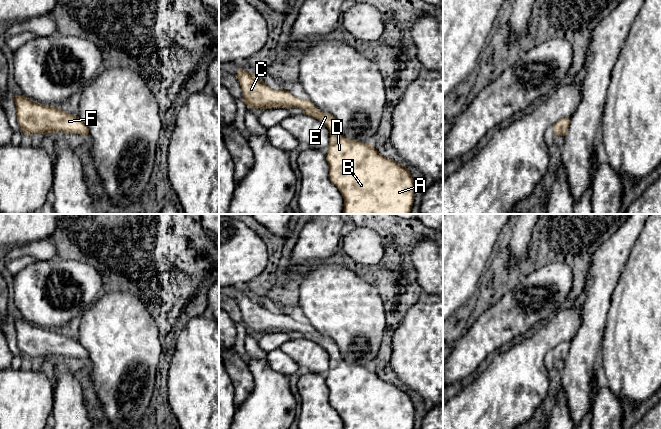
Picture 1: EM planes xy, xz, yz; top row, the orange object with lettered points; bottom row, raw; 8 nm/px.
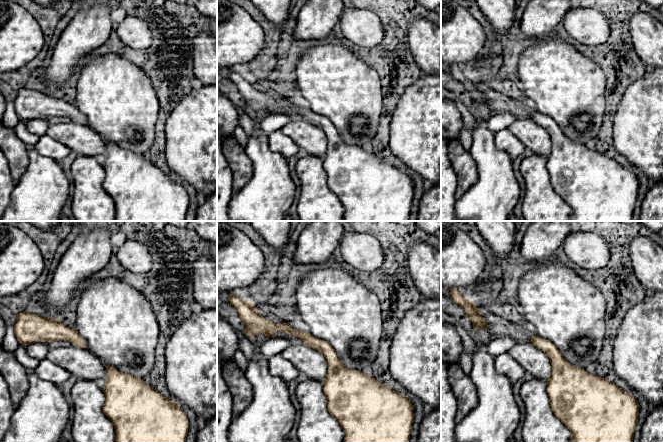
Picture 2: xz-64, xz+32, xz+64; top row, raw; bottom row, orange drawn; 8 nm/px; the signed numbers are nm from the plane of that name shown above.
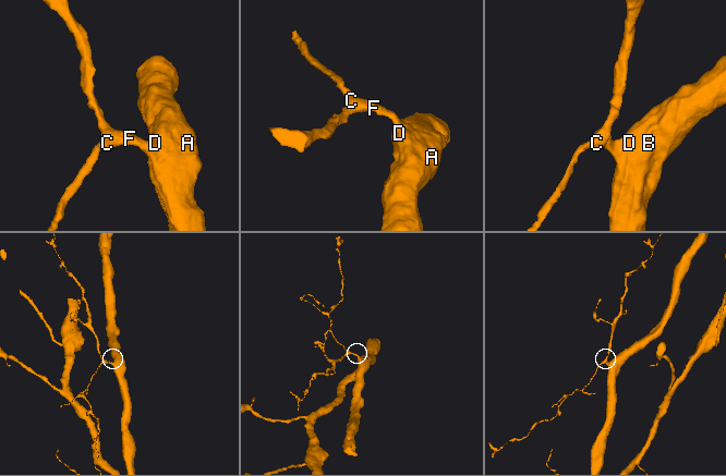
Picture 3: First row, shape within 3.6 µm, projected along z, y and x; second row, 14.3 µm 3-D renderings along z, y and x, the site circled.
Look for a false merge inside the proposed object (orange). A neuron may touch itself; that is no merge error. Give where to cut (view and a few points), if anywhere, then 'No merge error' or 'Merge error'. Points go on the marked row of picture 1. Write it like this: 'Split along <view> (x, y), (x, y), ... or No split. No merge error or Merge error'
No split. No merge error

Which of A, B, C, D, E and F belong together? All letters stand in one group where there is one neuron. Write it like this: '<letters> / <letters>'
A B C D E F

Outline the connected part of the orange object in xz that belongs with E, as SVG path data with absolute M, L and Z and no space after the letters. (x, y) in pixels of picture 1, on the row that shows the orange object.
M242 68L238 69L236 77L242 88L242 100L248 108L299 108L303 110L303 114L313 117L326 125L330 133L330 142L326 154L326 160L330 167L328 176L343 196L343 214L410 214L414 203L415 185L408 168L393 159L382 156L371 144L346 138L335 118L331 114L318 109L310 100L297 98L290 91L272 89L265 85L262 80L256 78L252 72L244 71Z

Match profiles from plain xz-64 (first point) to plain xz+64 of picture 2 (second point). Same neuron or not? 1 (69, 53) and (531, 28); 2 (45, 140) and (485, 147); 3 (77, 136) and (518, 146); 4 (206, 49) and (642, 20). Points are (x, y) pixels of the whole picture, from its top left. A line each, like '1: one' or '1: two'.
1: one
2: two
3: two
4: one

